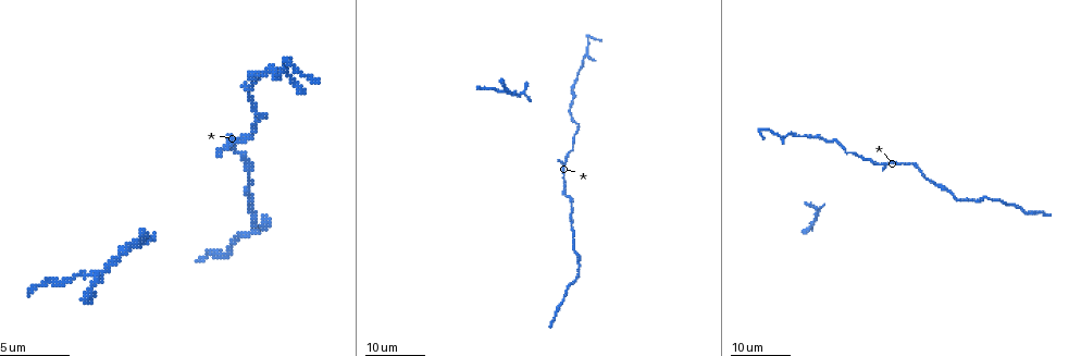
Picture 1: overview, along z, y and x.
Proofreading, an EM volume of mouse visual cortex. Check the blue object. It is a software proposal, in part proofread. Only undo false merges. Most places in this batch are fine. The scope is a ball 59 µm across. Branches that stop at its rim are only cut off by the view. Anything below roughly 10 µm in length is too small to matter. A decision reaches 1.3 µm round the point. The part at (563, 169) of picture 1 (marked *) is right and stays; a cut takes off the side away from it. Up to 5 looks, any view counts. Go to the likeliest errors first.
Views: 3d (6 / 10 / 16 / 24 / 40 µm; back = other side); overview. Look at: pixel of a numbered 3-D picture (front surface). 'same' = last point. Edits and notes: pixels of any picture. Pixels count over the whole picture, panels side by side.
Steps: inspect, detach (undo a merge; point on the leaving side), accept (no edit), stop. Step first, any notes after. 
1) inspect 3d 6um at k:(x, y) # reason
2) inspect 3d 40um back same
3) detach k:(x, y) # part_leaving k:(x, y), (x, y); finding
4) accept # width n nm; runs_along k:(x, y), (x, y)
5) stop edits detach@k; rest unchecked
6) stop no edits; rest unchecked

inspect 3d 16um at 1:(258, 114)

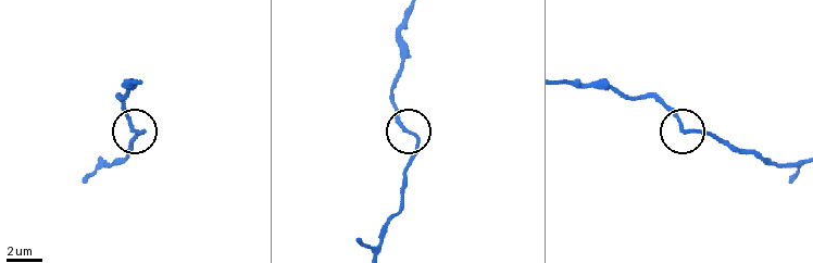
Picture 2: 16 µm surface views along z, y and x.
inspect 3d 10um at 2:(683, 129) # zoom in

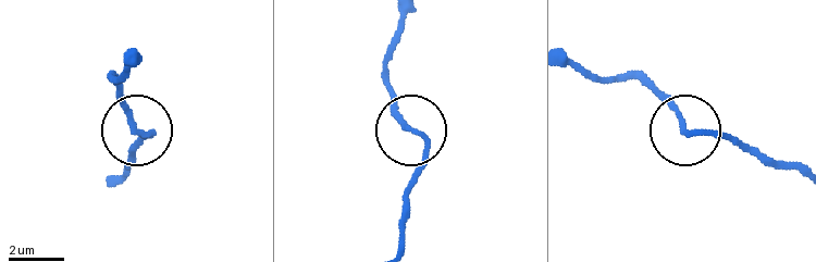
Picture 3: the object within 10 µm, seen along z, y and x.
accept # width 190 nm; runs_along 3:(802, 166), (774, 166), (717, 137), (684, 129), (635, 78); continuous, no second neuron

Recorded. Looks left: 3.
inspect 3d 16um at 1:(523, 91)

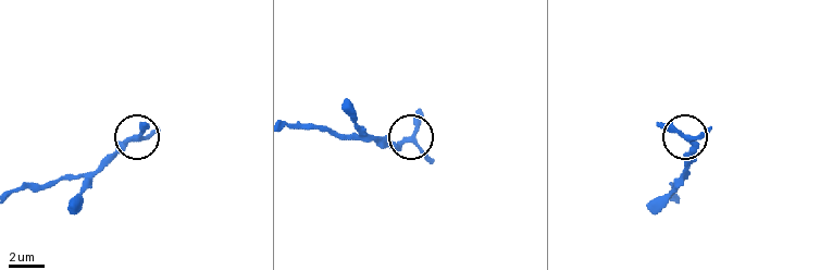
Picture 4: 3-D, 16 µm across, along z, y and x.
inspect 3d 6um at 4:(690, 138)

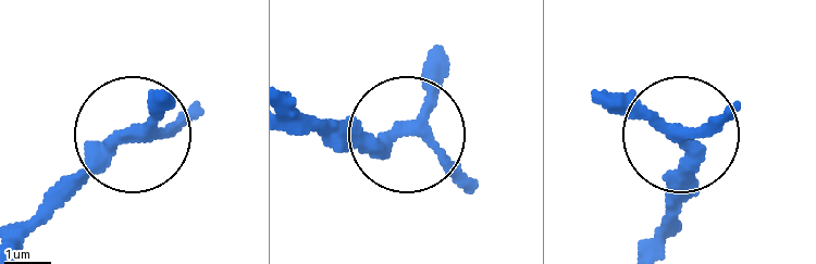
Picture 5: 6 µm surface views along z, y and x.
accept # width 240 nm; continuous, no second neuron

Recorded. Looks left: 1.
stop no edits; rest unchecked

